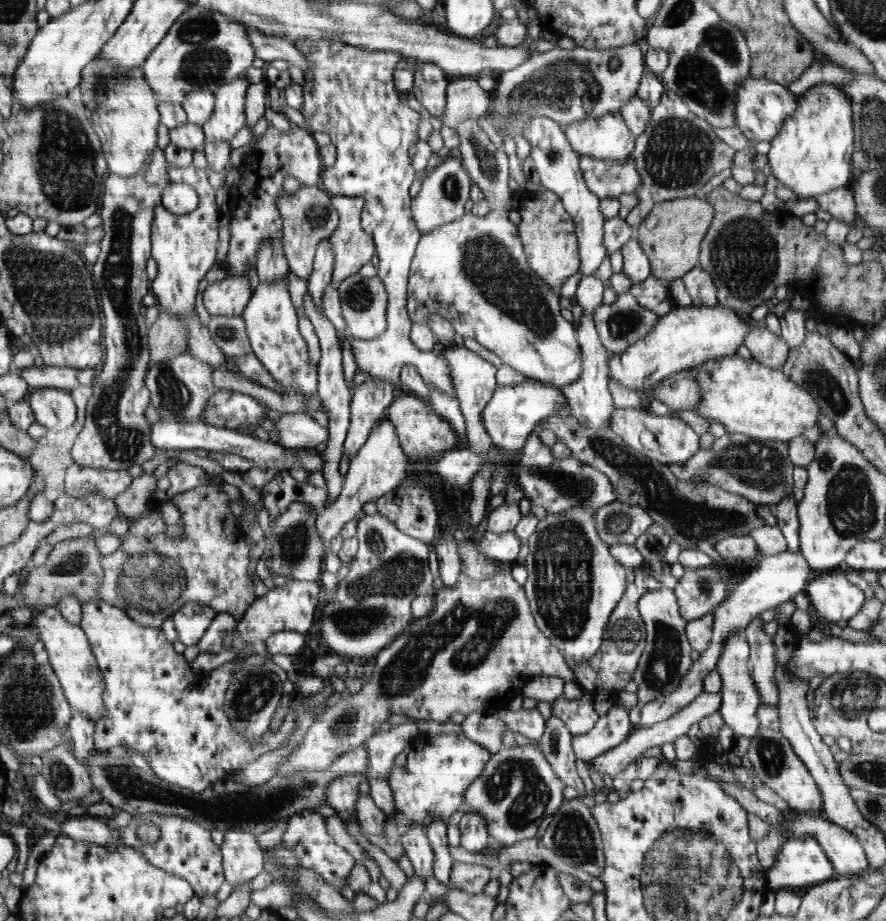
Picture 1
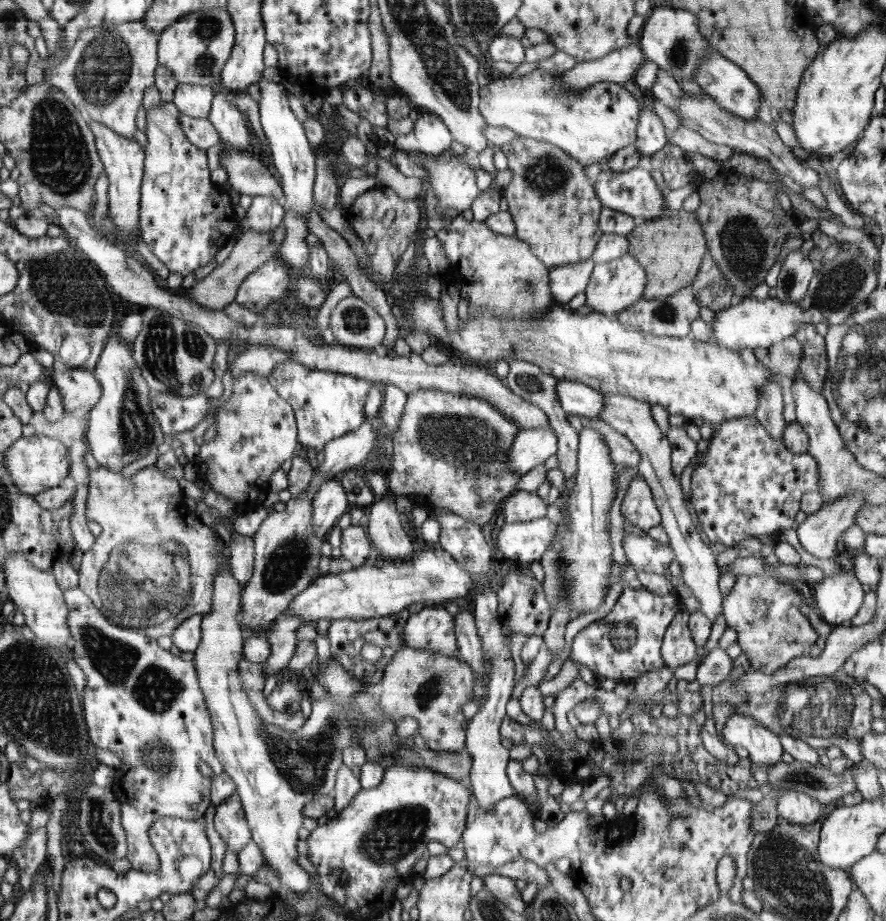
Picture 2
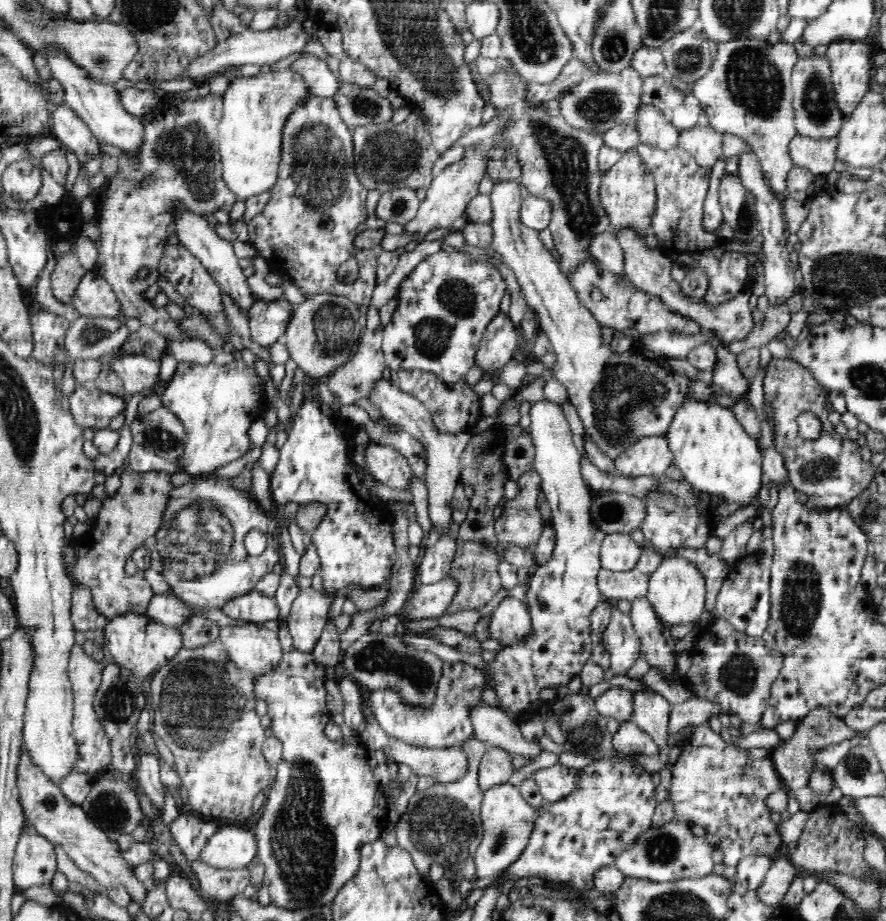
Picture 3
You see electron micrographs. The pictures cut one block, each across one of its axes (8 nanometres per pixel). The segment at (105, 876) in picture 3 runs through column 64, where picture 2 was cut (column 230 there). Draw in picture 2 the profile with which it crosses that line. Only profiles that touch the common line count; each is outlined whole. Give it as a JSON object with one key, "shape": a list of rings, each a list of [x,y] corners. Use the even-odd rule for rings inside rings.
{"shape":[[[236,792],[216,806],[214,826],[230,852],[239,853],[252,841],[246,810],[243,808],[241,797]]]}

